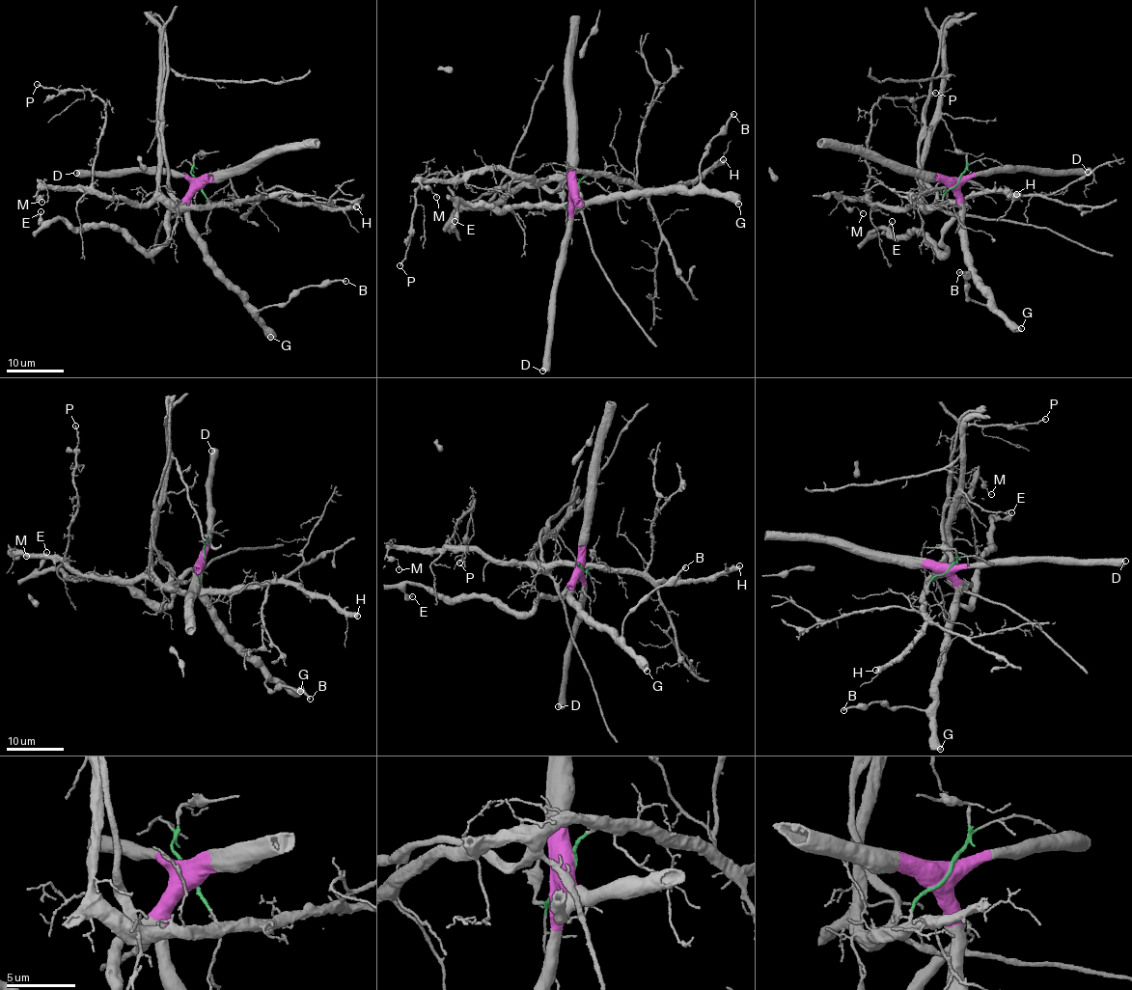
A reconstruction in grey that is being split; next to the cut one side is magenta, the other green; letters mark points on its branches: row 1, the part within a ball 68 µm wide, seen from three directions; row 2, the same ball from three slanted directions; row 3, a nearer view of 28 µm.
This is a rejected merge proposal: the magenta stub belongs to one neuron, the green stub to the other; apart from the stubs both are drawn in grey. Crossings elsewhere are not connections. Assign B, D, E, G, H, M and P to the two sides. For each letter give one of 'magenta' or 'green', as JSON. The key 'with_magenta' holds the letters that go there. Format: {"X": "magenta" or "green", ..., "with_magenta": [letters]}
{"B": "magenta", "D": "magenta", "E": "magenta", "G": "magenta", "H": "green", "M": "green", "P": "green", "with_magenta": ["B", "D", "E", "G"]}

